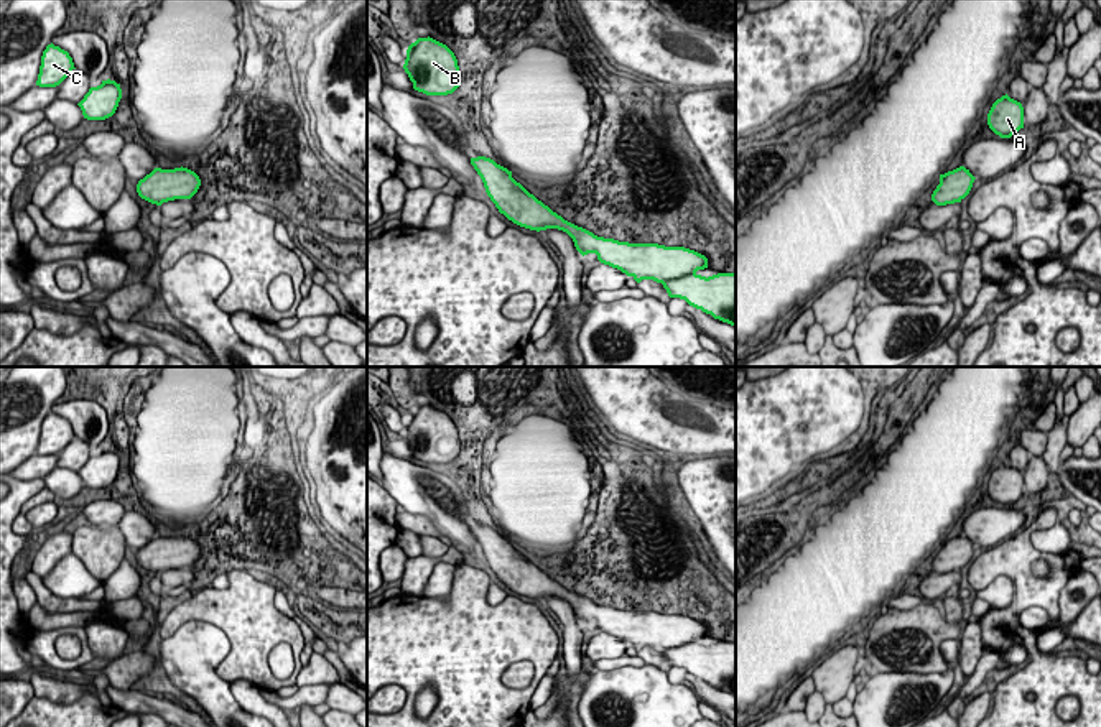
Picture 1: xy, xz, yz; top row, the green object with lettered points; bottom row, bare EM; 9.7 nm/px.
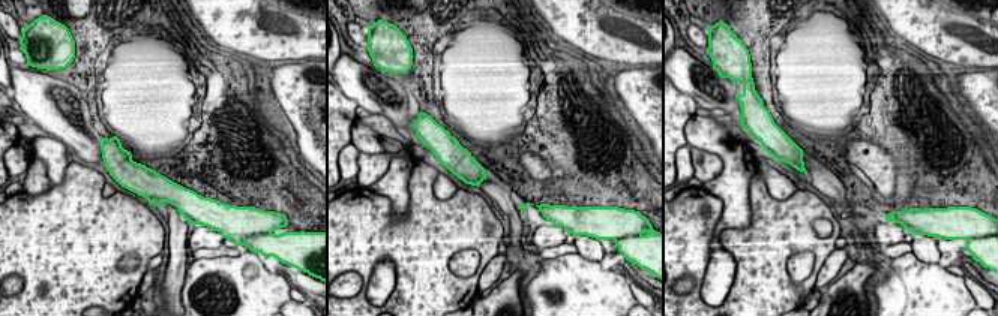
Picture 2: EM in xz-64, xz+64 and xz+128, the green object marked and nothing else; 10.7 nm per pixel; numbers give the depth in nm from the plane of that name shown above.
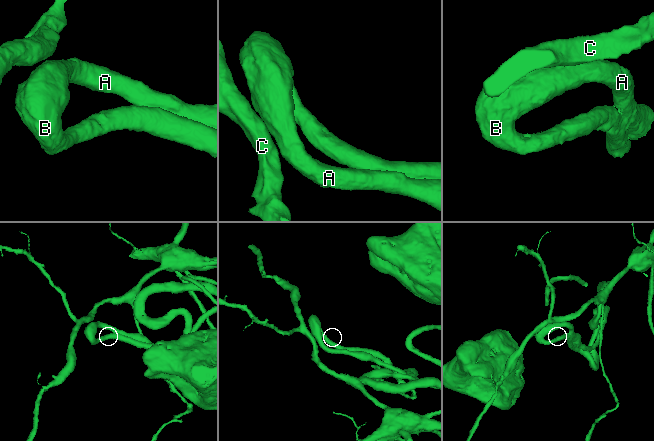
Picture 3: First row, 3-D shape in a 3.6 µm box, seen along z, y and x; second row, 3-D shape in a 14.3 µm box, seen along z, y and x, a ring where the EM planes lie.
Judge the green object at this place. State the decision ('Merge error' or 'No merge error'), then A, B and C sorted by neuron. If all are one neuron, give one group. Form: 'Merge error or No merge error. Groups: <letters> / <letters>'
No merge error. Groups: A B C

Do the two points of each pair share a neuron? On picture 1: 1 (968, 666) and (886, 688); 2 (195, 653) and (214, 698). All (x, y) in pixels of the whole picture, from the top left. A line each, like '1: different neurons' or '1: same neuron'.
1: different neurons
2: same neuron

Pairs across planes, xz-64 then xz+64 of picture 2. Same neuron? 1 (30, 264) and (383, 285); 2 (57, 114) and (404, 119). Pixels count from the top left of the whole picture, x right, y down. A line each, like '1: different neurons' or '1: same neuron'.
1: different neurons
2: same neuron

